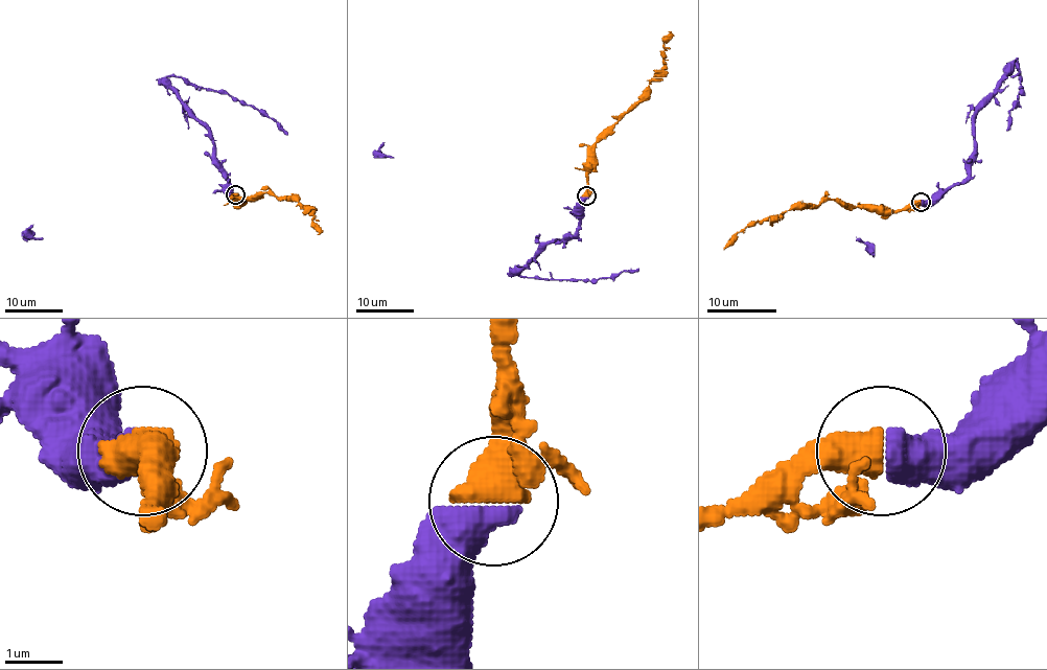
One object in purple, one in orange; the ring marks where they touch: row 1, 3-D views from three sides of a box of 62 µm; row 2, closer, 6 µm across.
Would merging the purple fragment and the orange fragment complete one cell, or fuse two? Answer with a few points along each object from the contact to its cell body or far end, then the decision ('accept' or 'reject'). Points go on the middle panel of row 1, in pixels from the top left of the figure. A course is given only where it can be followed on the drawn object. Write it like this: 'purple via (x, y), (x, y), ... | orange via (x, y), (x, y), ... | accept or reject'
purple via (585, 197), (580, 228), (566, 240), (552, 240), (518, 274), (590, 281), (638, 268) | orange via (585, 197), (587, 171), (592, 166), (595, 144), (628, 111), (662, 65), (665, 39), (670, 31) | accept

